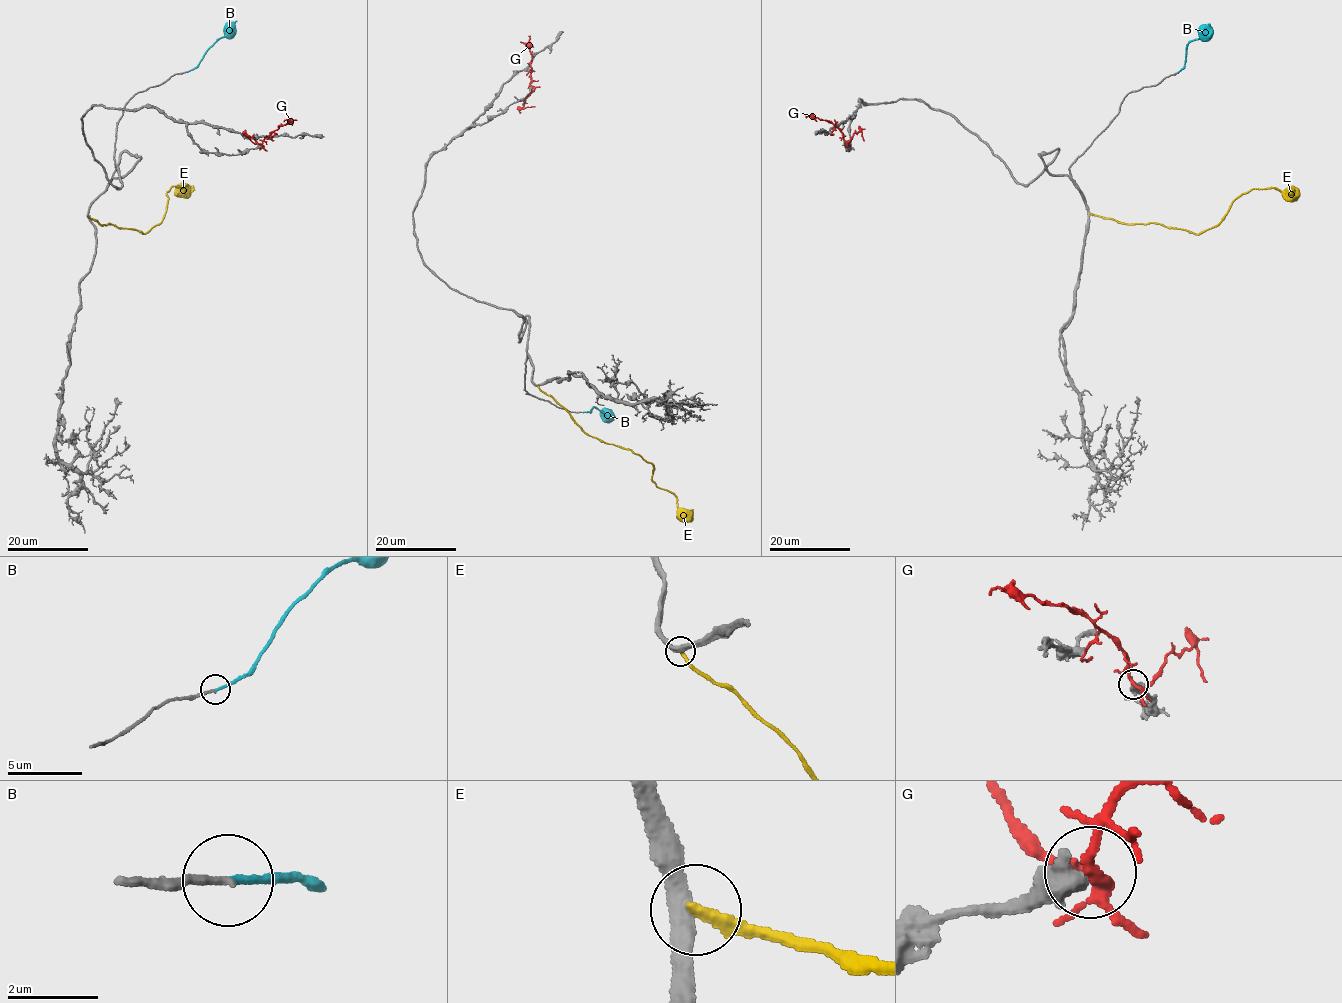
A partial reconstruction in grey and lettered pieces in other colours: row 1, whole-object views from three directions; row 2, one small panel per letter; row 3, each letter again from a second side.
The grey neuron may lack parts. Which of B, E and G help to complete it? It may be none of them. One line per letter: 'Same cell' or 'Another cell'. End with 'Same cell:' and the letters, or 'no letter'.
B: Same cell
E: Another cell
G: Another cell
Same cell: B

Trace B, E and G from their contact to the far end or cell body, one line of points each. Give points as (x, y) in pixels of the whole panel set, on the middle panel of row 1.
B: (583, 412), (590, 412), (594, 407), (609, 415)
E: (537, 386), (588, 434), (650, 462), (651, 478), (657, 487), (675, 496), (678, 508), (691, 522)
G: (532, 86), (529, 84), (532, 58), (529, 48), (520, 41)

